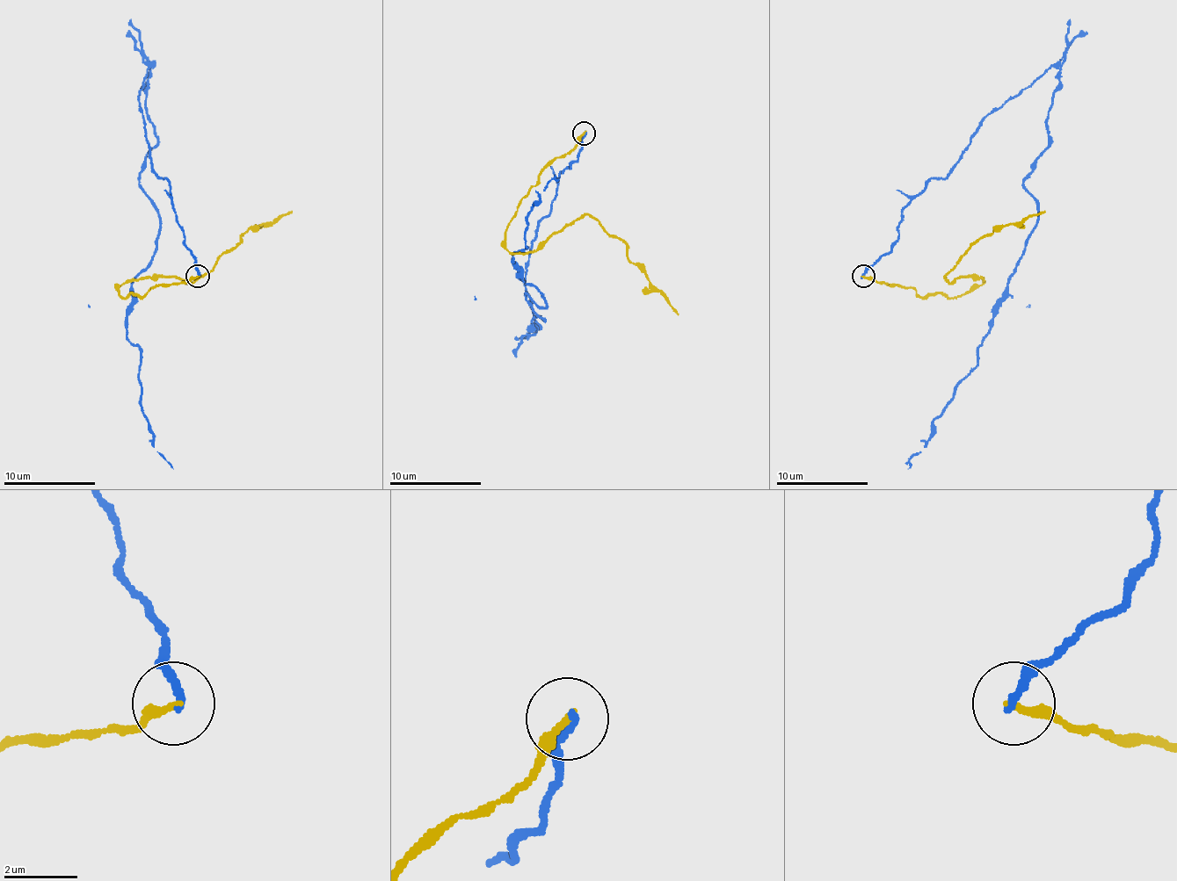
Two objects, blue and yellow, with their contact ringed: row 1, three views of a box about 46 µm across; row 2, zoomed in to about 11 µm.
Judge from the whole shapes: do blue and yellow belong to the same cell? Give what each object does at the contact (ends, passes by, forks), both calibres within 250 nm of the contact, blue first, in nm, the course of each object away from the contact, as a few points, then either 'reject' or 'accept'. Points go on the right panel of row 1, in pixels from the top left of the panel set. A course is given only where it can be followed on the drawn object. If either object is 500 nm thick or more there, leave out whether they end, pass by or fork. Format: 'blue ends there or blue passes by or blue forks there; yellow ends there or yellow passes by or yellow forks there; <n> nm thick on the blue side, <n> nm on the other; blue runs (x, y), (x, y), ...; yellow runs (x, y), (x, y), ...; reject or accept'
blue ends there; yellow ends there; 240 nm thick on the blue side, 240 nm on the other; blue runs (864, 275), (978, 124), (1057, 67), (1048, 145), (1024, 181), (1036, 227), (977, 367), (907, 468); yellow runs (864, 275), (911, 286), (921, 296), (953, 299), (983, 282), (944, 278), (977, 241), (1045, 211); reject

